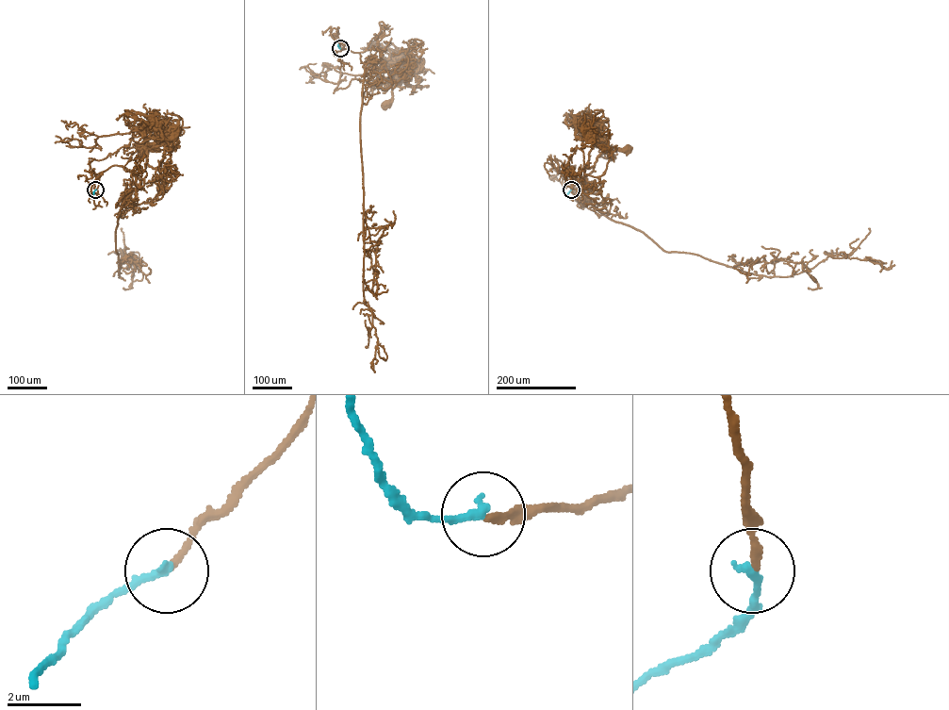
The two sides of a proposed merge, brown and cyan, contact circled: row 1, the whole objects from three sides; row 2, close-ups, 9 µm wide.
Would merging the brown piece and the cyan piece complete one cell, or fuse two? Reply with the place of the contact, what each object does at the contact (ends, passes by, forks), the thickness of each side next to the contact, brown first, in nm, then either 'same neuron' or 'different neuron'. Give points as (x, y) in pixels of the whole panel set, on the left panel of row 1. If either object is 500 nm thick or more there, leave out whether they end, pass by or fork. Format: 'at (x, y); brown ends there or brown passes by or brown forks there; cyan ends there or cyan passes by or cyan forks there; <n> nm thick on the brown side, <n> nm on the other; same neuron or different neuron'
at (95, 189); brown ends there; cyan ends there; 180 nm thick on the brown side, 240 nm on the other; same neuron

